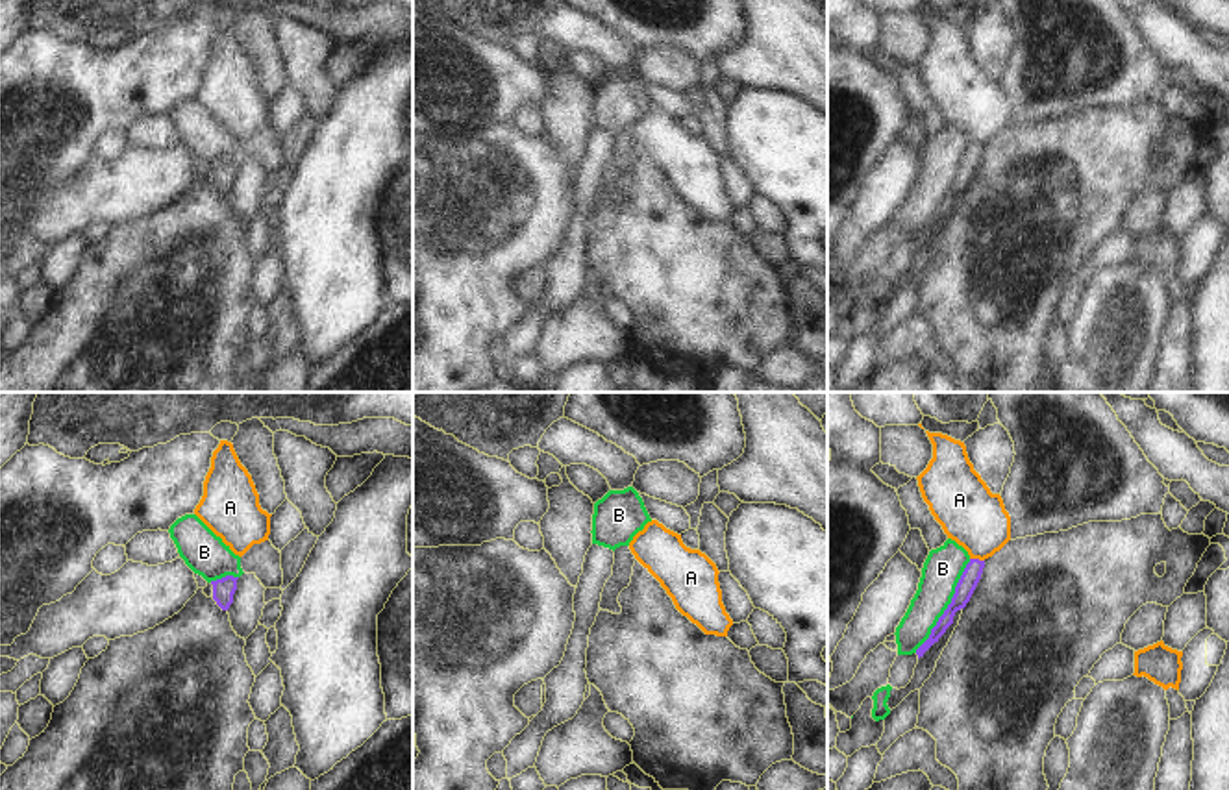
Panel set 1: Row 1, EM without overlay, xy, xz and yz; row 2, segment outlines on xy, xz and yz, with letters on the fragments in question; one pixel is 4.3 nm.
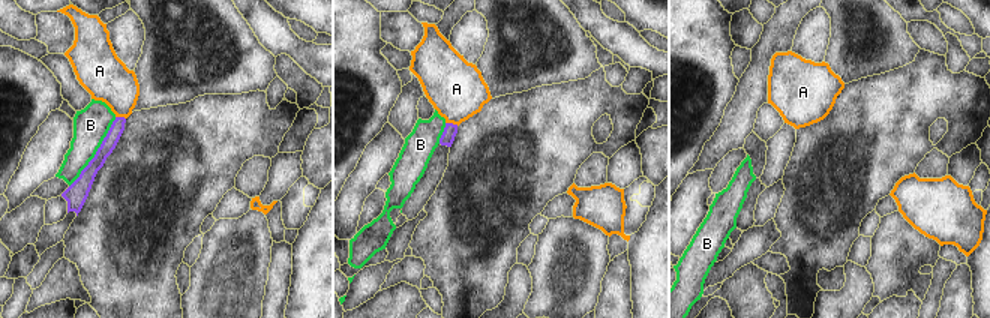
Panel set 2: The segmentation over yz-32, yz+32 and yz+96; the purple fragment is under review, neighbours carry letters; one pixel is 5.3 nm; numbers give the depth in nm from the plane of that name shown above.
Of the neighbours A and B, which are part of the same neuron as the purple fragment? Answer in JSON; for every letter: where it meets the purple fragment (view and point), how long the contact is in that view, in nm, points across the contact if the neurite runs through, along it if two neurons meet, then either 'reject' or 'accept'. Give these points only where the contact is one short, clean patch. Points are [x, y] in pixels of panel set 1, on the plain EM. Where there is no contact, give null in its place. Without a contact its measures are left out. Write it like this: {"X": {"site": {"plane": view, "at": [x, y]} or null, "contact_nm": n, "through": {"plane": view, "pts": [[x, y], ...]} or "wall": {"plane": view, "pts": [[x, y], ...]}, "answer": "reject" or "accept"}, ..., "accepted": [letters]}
{"A": {"site": {"plane": "yz", "at": [978, 145]}, "contact_nm": 70, "wall": {"plane": "yz", "pts": [[970, 143], [983, 147]]}, "answer": "reject"}, "B": {"site": {"plane": "yz", "at": [948, 191]}, "contact_nm": 480, "answer": "reject"}, "accepted": []}

